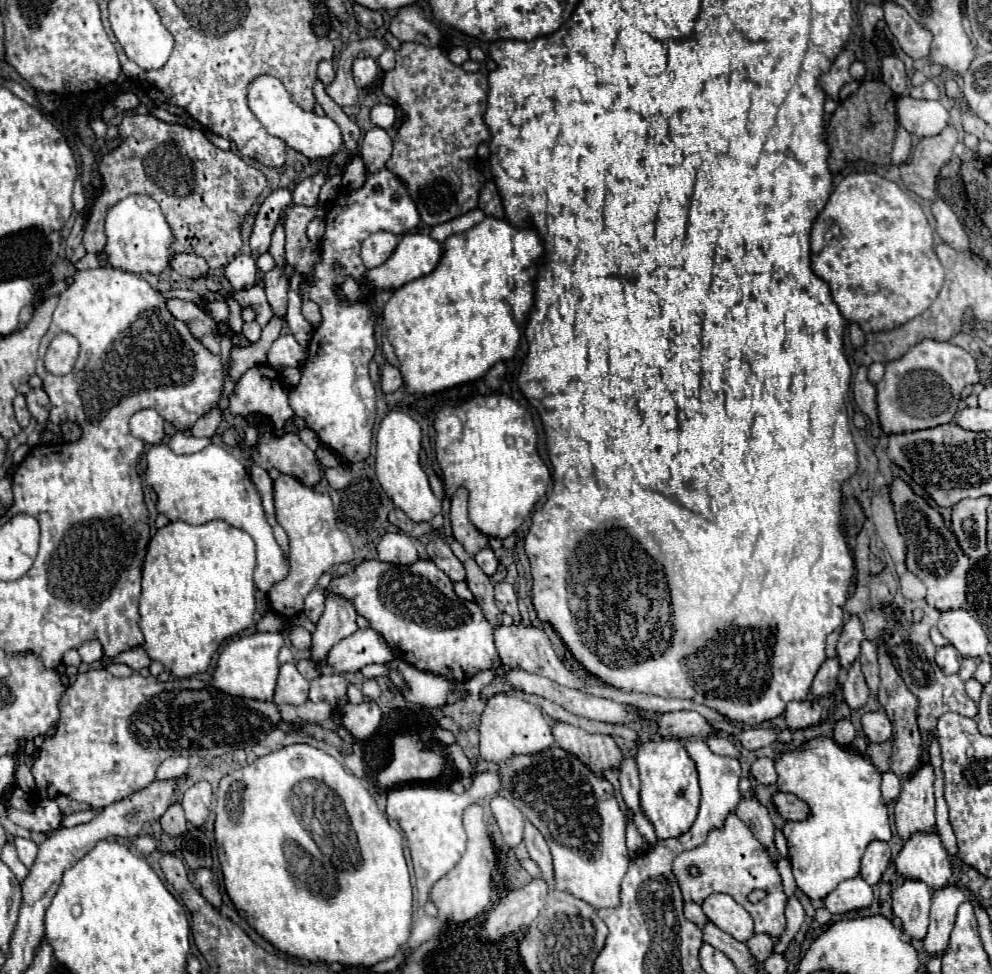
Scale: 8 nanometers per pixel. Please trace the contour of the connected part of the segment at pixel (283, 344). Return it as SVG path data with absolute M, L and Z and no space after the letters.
M281 334L273 346L269 348L267 352L267 362L281 370L281 368L287 368L287 366L295 366L299 368L303 362L305 362L305 348L297 344L297 340L291 336L291 334Z

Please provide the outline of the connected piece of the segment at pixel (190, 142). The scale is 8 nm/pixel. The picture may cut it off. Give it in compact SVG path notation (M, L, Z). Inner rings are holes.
M149 114L125 116L119 124L119 136L123 136L123 144L109 152L99 164L103 192L93 204L85 224L85 250L103 250L107 240L103 232L105 214L113 204L129 194L147 194L161 206L169 226L177 232L171 246L173 252L203 256L209 268L229 264L241 250L241 222L267 186L265 174L255 166L245 164L237 154L211 144L201 130L165 124Z

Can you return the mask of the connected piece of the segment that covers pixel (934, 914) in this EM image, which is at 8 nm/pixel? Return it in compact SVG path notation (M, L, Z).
M945 886L933 894L929 932L923 938L923 948L927 956L943 956L949 946L949 936L953 932L953 920L957 918L957 908L967 900L967 892L957 886Z

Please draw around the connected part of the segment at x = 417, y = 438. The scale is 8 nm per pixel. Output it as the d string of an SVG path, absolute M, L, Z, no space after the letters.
M391 410L379 424L377 432L377 480L385 494L393 500L397 508L401 508L415 522L431 522L435 514L441 512L441 500L431 492L427 474L419 464L421 450L421 426L401 410Z

